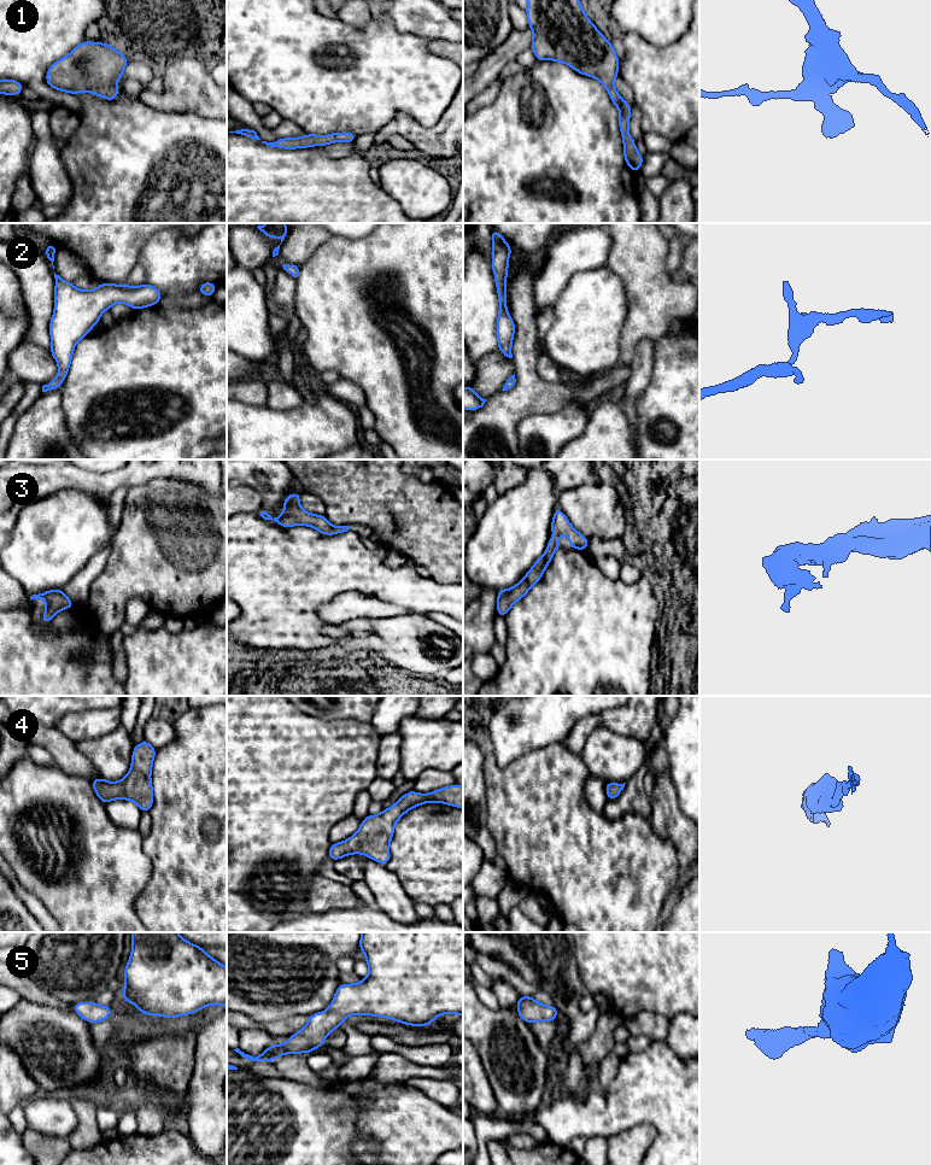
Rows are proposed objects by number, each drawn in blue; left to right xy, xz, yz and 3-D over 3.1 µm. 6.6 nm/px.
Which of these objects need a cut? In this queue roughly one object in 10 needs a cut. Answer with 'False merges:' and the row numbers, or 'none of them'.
False merges: none of them

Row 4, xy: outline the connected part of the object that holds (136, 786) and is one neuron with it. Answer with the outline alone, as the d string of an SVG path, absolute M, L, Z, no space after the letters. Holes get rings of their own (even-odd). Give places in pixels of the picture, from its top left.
M147 740L134 745L129 773L121 780L110 783L104 778L92 779L92 786L99 800L106 804L112 800L130 800L141 812L150 812L153 806L151 783L152 765L157 749Z

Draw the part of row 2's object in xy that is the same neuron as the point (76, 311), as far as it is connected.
M54 273L54 312L49 322L51 353L58 363L58 375L47 385L42 386L42 392L58 390L66 379L74 349L76 344L89 334L90 329L100 321L104 311L116 303L123 303L134 310L153 306L162 299L162 292L150 283L133 287L129 285L103 283L93 291L81 291L71 282L66 282Z

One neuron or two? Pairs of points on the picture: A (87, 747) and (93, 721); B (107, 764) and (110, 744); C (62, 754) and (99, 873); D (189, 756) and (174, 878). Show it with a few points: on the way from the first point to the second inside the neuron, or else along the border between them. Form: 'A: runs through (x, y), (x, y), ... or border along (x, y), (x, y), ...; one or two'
A: border along (116, 729), (98, 737), (85, 738), (74, 743); two
B: runs through (110, 759), (110, 749); one
C: border along (54, 764), (68, 773), (83, 776), (89, 780); two
D: runs through (189, 786), (189, 848); one

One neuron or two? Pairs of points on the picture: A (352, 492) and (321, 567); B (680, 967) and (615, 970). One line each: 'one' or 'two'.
A: two
B: one

